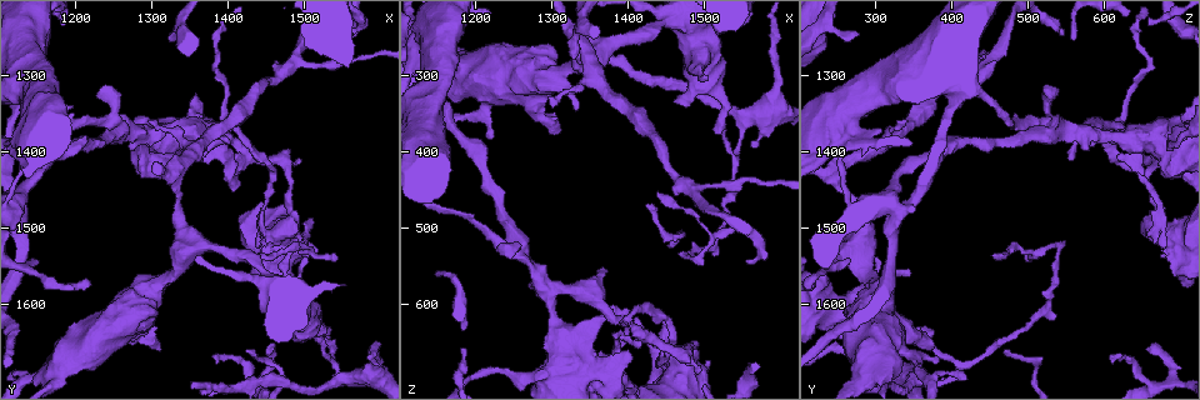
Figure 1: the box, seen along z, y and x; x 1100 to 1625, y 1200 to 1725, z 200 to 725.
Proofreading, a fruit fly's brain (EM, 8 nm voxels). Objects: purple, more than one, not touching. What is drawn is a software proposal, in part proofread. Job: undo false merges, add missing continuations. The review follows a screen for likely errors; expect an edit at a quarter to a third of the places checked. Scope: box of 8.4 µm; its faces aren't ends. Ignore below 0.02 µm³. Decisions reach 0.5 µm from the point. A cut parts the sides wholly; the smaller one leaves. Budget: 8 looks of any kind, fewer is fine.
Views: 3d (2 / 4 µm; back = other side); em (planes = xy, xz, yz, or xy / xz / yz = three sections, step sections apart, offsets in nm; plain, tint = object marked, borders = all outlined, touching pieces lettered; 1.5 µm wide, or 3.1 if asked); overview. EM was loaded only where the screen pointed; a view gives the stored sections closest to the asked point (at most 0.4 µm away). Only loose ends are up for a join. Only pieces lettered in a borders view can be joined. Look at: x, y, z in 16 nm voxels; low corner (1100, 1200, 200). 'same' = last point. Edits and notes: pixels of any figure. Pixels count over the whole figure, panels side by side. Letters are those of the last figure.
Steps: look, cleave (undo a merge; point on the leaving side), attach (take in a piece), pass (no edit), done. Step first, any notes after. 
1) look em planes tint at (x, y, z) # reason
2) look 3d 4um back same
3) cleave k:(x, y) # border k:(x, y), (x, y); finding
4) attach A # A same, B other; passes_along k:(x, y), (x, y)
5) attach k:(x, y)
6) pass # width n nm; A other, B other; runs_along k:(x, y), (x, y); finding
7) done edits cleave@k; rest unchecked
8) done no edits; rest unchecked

look em planes tint at (1455, 1655, 655) # tapers out

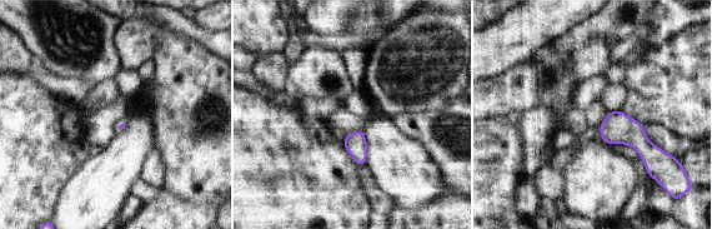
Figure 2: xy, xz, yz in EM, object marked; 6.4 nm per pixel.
look em planes borders same # what lies round it

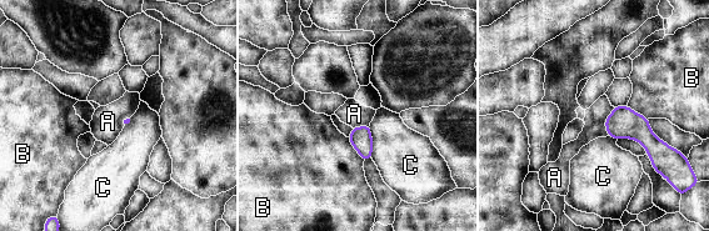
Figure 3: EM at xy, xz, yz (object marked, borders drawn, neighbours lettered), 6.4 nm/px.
pass # longest_contact C 220 nm; A other, B other, C other; border 3:(613, 106), (604, 122), (607, 135); none of them fits

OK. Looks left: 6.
look em planes plain at (1295, 1380, 580) # closes a loop

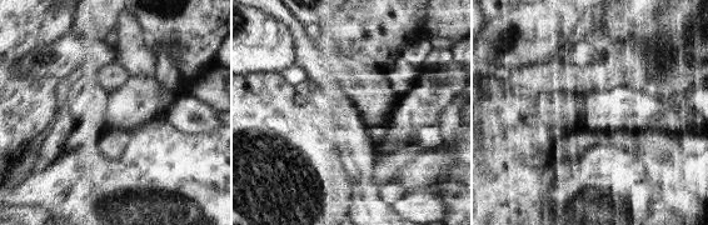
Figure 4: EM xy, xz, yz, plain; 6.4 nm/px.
look em planes borders same # what lies round it

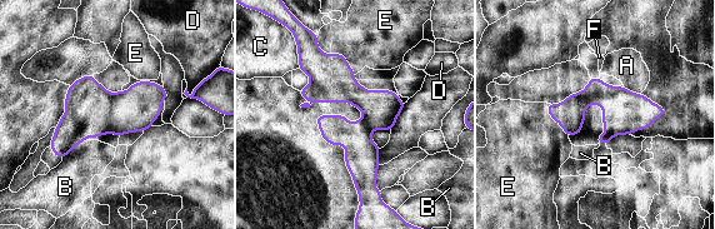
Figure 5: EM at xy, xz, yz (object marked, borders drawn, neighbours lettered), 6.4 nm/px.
cleave 5:(326, 70) # width 220 nm; A other, B other, C other, D other, E other, F other; two neurons meet here

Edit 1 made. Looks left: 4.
look overview

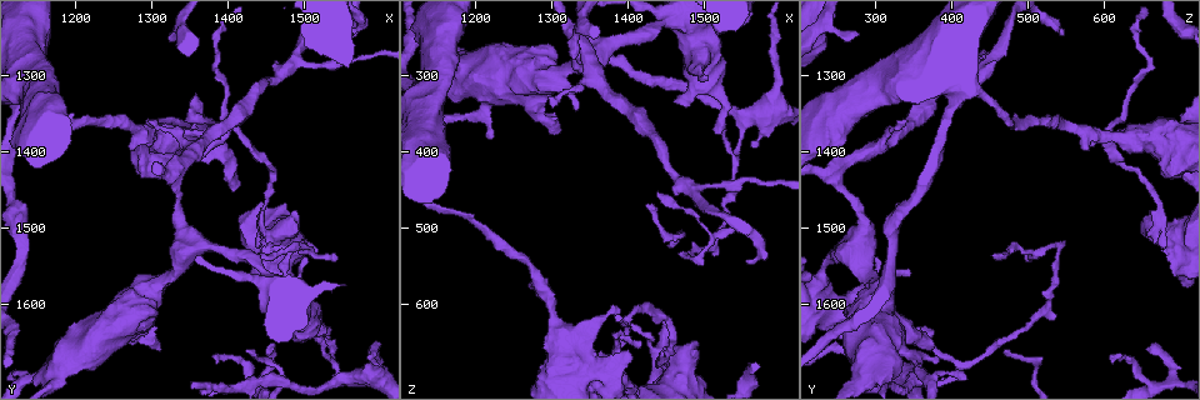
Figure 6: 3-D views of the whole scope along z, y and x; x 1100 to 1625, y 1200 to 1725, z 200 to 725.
look em planes borders at (1295, 1430, 685)

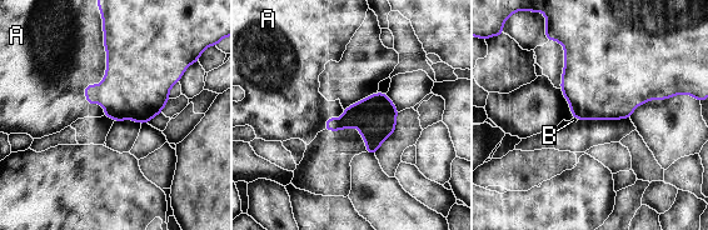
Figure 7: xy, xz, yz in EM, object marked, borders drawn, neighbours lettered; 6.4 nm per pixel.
pass # A other, B other; none of them fits

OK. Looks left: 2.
look 3d 4um back at (1310, 1660, 370) # branch stops here

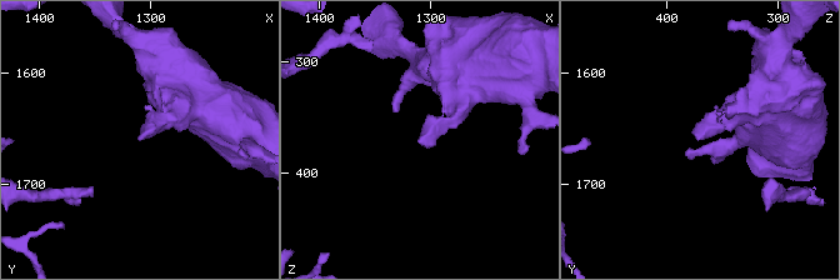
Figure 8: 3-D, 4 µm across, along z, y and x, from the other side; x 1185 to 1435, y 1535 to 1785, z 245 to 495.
look em planes borders at (1312, 1660, 374)

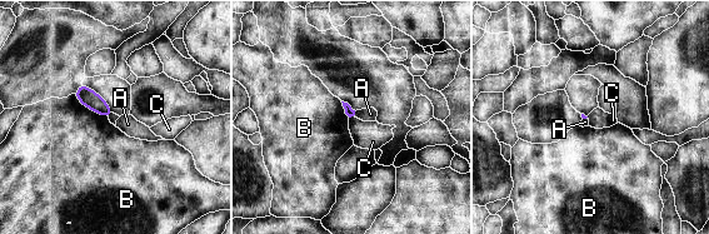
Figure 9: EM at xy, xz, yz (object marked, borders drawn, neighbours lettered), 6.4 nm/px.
pass # A other, B other, C other; no lettered piece goes on from it

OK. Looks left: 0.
done edits cleave@5; rest unchecked

